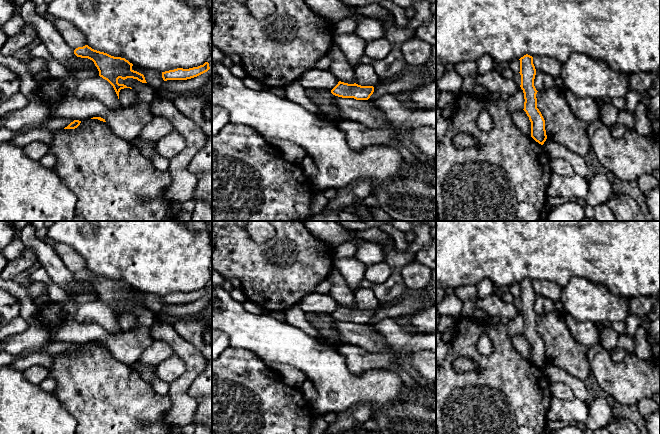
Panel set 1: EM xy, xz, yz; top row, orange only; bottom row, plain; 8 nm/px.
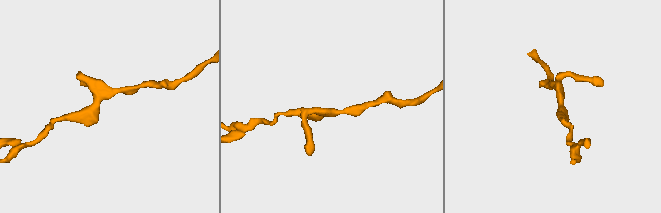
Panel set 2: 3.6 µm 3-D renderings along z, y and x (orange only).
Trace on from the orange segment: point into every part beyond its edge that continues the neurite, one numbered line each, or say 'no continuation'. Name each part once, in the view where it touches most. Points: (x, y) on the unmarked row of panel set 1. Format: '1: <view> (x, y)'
no continuation

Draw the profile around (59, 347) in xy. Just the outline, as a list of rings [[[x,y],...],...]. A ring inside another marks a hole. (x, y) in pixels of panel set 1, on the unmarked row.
[[[56,342],[56,343],[47,343],[41,353],[47,353],[51,356],[55,354],[64,353],[67,351],[74,343],[71,342]]]

